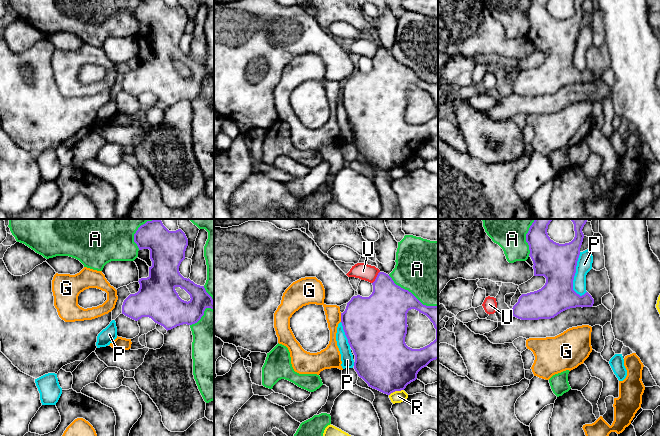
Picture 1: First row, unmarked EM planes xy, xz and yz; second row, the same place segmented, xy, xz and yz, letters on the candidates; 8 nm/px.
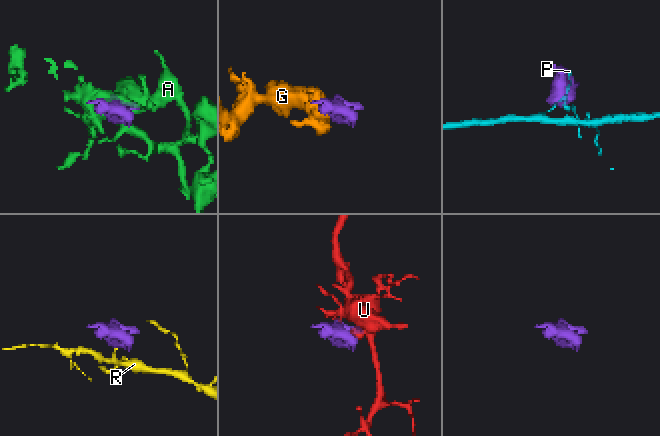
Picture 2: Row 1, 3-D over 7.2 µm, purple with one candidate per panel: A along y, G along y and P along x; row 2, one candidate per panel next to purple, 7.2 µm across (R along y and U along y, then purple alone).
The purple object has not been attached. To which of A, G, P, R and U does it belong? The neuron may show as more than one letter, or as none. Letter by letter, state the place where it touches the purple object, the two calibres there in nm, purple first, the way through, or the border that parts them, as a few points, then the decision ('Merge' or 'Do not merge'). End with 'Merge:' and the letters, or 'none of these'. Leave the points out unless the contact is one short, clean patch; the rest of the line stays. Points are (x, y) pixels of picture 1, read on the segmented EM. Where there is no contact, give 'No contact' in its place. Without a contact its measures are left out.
A: Touches purple at xz (411, 293). Thickness 360 nm (purple) against 500 nm. Do not merge
G: Touches purple at xz (341, 317). Thickness 460 nm (purple) against 130 nm. Do not merge
P: Touches purple at yz (574, 275). Thickness 300 nm (purple) against 130 nm. Do not merge
R: Touches purple at xz (396, 390). Thickness 440 nm (purple) against 100 nm. Boundary: xz (403, 389), (393, 391), (389, 395). Do not merge
U: Touches purple at xz (376, 277). Thickness 320 nm (purple) against 130 nm. Do not merge
Merge: none of these

